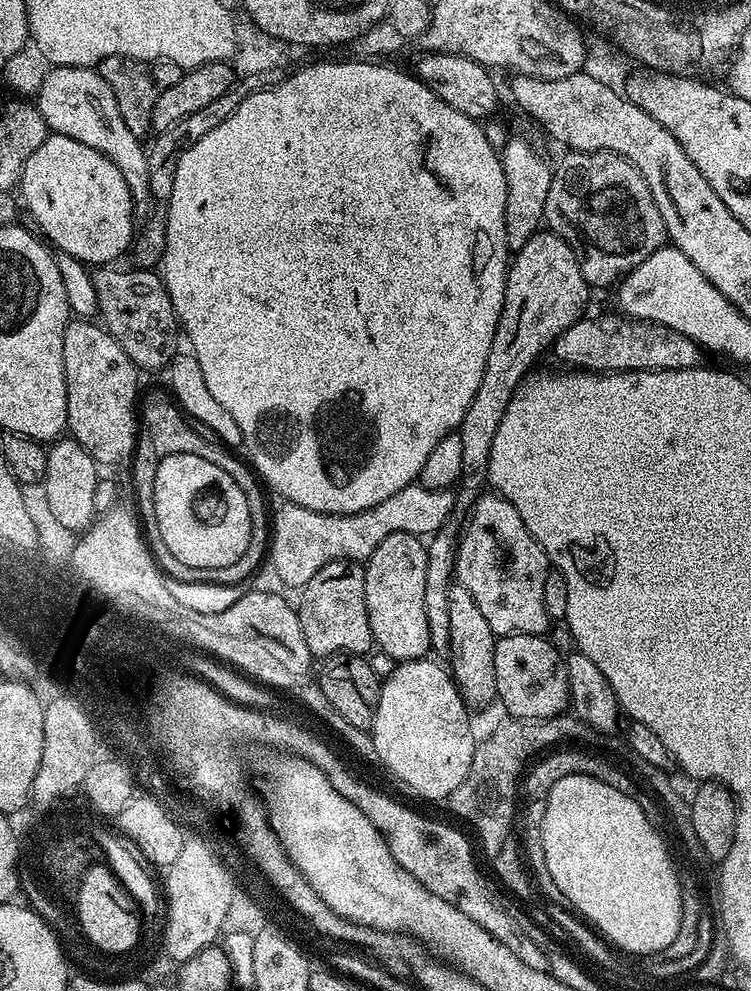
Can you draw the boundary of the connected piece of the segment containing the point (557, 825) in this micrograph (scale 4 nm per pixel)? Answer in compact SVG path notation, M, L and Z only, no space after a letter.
M574 774L570 778L562 778L557 782L554 790L550 790L548 801L545 803L544 823L542 824L542 842L546 854L546 866L550 870L550 878L562 890L565 901L570 905L589 925L594 926L600 935L608 932L608 938L615 938L622 944L632 949L649 950L663 947L672 941L672 932L676 932L676 912L680 911L680 900L676 900L676 880L672 880L672 868L668 868L668 856L664 856L664 848L660 848L660 840L652 836L652 828L644 824L644 816L640 816L642 806L636 796L622 794L622 790L614 790L606 782L602 782L593 776Z

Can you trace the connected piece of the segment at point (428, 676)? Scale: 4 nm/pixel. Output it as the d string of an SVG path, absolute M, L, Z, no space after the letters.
M432 658L397 663L393 673L384 678L380 685L380 697L370 733L376 760L380 759L410 791L417 792L422 799L444 802L466 778L478 736L472 733L472 724L468 721L469 705L461 698L449 669L441 664L435 664Z

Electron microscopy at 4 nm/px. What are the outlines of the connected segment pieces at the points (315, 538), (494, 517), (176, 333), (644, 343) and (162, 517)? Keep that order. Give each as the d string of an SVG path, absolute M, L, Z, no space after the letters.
M414 483L406 486L402 490L398 490L398 494L390 494L390 498L386 498L386 502L378 502L378 506L370 506L370 510L362 510L358 514L350 514L343 516L342 514L322 514L314 510L306 510L297 504L281 503L281 508L275 509L274 515L270 520L270 564L272 560L272 568L276 571L276 576L288 588L296 588L295 590L303 589L306 582L310 582L310 578L314 578L314 574L318 574L318 570L322 570L322 566L326 566L330 562L338 562L339 560L354 560L357 562L366 562L374 554L374 550L378 546L378 542L383 542L390 534L398 534L405 532L406 534L414 534L421 538L431 537L433 532L437 532L447 521L448 515L452 513L452 502L454 496L451 491L442 488L423 488L420 483Z
M481 495L460 533L460 543L456 546L454 576L463 588L470 590L470 598L474 598L478 610L482 610L486 622L490 622L490 630L494 630L497 637L513 634L544 636L547 633L550 621L546 614L546 606L542 602L542 582L546 582L549 570L548 555L544 552L544 547L530 534L530 530L526 530L522 514L518 514L518 510L514 510L512 503L503 496Z
M98 266L91 271L92 285L96 292L96 305L99 317L108 332L119 345L123 352L132 360L137 369L163 371L176 355L176 344L180 339L180 328L170 302L169 292L165 288L163 277L154 270L129 268L118 270L116 266Z
M623 315L596 316L593 320L582 318L567 328L552 345L551 355L561 360L561 365L586 372L634 372L637 370L682 370L695 368L701 349L690 338L678 334L673 328L649 324Z
M173 452L165 455L158 466L158 479L154 481L154 514L158 514L158 534L170 549L170 554L194 569L230 566L246 554L252 533L252 515L246 506L246 494L238 490L238 482L218 470L214 462L206 462L198 452Z

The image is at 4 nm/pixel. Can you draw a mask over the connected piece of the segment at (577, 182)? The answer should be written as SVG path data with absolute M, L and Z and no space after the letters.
M569 151L568 156L564 156L560 160L560 165L555 165L552 173L552 181L550 182L550 194L546 194L546 206L544 207L544 224L557 236L562 237L570 246L570 250L574 250L574 258L576 265L582 270L582 278L586 278L586 282L593 289L604 288L607 284L615 285L624 279L630 270L634 270L642 262L646 262L646 258L650 258L650 254L654 254L665 243L666 233L664 231L664 223L662 222L662 214L658 210L658 206L654 202L654 198L650 194L650 190L646 186L646 182L642 178L642 174L638 174L638 170L626 158L622 158L613 152L574 152Z

